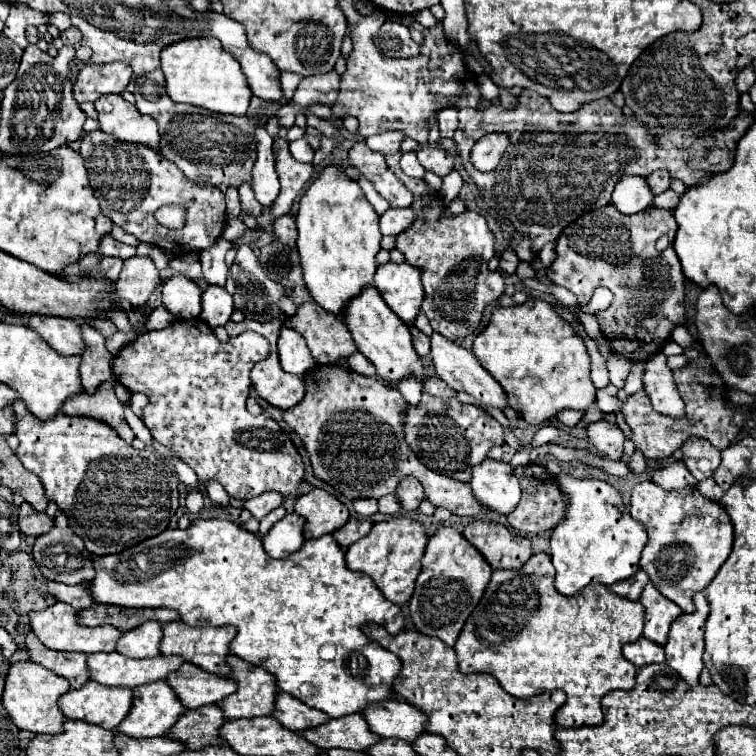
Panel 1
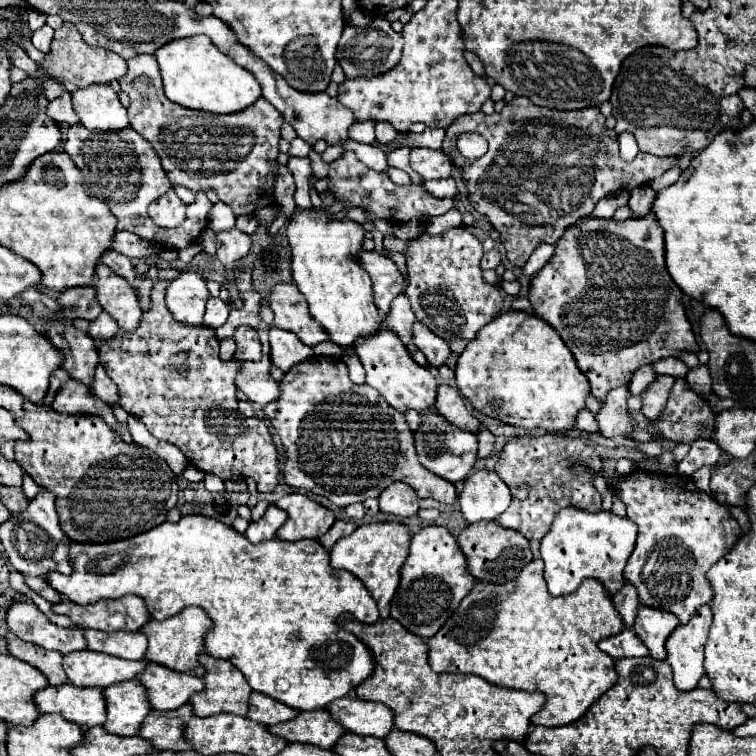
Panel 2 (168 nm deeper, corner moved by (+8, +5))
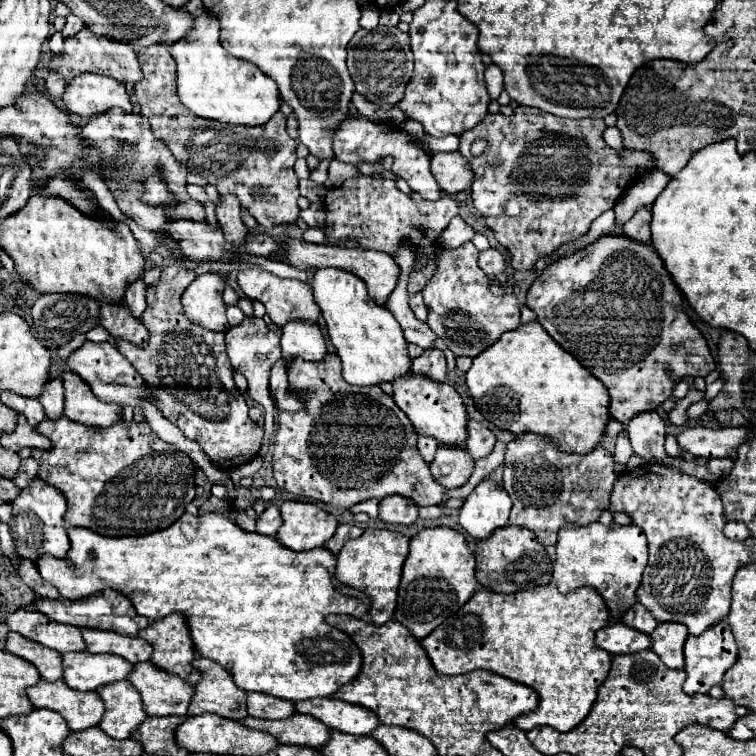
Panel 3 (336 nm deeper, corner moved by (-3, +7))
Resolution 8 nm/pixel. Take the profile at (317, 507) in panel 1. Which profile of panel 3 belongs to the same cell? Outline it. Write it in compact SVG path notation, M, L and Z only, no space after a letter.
M285 500L281 510L283 528L277 532L277 540L297 552L323 546L339 526L337 518L315 502Z

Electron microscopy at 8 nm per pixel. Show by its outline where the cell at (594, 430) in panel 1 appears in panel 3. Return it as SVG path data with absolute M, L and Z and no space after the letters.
M641 412L633 416L627 424L627 432L629 432L633 452L639 454L644 463L671 466L689 476L705 480L709 484L717 482L717 476L711 476L711 472L707 472L705 466L697 466L691 460L673 458L665 452L665 446L663 446L665 444L665 422L657 412Z

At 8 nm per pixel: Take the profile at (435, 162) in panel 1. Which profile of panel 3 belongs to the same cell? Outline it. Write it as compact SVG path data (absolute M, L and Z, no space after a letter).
M437 152L431 156L431 174L441 190L457 194L469 190L473 182L471 164L459 152Z

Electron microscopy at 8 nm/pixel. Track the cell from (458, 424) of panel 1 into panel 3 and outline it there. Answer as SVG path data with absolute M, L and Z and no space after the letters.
M439 444L429 468L433 478L441 482L445 488L457 488L469 480L475 468L475 460L471 460L467 448Z

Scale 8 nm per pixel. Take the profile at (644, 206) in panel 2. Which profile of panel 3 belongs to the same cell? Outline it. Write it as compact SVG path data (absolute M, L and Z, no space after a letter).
M641 206L635 212L635 216L623 226L623 230L627 236L631 236L639 242L649 242L651 240L649 224L651 224L651 206Z

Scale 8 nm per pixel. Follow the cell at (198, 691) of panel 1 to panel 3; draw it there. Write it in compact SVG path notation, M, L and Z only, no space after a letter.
M139 662L135 664L135 670L133 674L127 678L141 694L143 698L143 706L145 706L145 712L149 712L149 716L181 716L181 714L187 714L189 710L189 702L195 694L195 686L181 680L177 674L171 674L167 670L161 670L157 668L155 664L151 662Z

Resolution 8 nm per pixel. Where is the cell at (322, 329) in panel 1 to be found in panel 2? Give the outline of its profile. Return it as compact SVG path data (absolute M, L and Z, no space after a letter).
M276 284L270 290L268 304L274 312L274 324L282 330L294 332L306 346L316 346L318 342L328 340L326 330L322 330L308 312L308 304L296 284Z

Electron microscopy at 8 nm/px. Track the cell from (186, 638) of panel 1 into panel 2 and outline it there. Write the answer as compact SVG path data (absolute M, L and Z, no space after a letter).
M188 606L184 608L180 614L166 618L166 620L148 620L140 632L146 634L148 638L148 650L146 650L146 660L166 666L170 670L176 672L184 672L184 674L192 674L192 676L204 676L204 666L200 666L198 662L198 654L204 648L204 634L210 630L212 620L208 618L208 614L198 608L198 606Z

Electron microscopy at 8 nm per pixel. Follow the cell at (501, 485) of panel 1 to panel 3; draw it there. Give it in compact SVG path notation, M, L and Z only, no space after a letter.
M487 478L465 498L459 514L459 524L475 540L483 540L491 536L495 528L501 528L509 522L511 506L513 502L507 490L495 480Z

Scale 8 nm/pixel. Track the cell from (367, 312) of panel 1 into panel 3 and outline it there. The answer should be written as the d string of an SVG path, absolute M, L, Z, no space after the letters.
M407 372L393 382L393 400L409 416L417 434L435 436L439 444L463 444L467 438L467 412L461 396L449 384L435 382L423 374Z

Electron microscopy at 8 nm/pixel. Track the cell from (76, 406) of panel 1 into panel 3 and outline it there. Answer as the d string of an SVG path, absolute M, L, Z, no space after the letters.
M65 370L61 378L65 384L65 416L67 418L87 426L99 426L99 428L107 428L123 420L121 406L107 404L95 398L91 388L85 384L85 380L81 380L69 370Z

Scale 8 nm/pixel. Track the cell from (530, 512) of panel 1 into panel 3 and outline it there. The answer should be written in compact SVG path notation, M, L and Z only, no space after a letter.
M531 432L519 434L507 444L503 466L503 486L513 500L509 524L533 530L543 546L555 544L559 528L567 522L577 522L579 526L597 522L601 512L611 504L609 496L617 480L613 456L607 450L597 446L589 454L563 452L547 436Z

